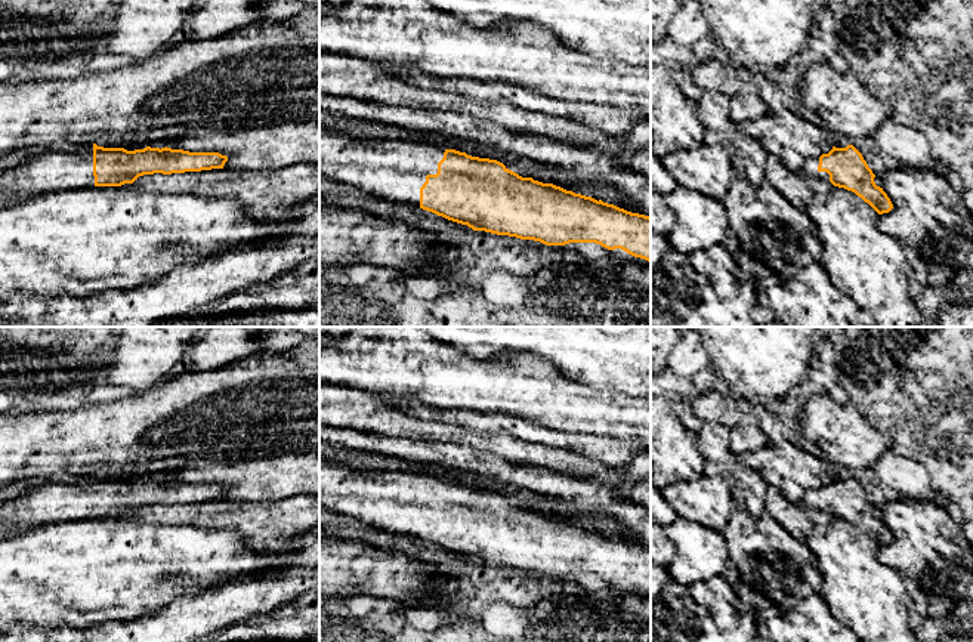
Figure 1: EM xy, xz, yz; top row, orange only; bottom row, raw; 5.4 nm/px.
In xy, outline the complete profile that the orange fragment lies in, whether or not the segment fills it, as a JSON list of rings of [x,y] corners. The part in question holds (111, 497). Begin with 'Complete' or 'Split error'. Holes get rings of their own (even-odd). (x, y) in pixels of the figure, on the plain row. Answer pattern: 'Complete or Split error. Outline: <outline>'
Split error. Outline: [[[92,475],[86,481],[40,485],[0,504],[0,540],[55,522],[121,518],[143,506],[223,500],[226,487],[172,479],[127,482]]]

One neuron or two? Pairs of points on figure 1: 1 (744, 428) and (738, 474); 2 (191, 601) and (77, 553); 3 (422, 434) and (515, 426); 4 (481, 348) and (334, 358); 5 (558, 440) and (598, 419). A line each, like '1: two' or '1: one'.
1: two
2: two
3: two
4: two
5: two

